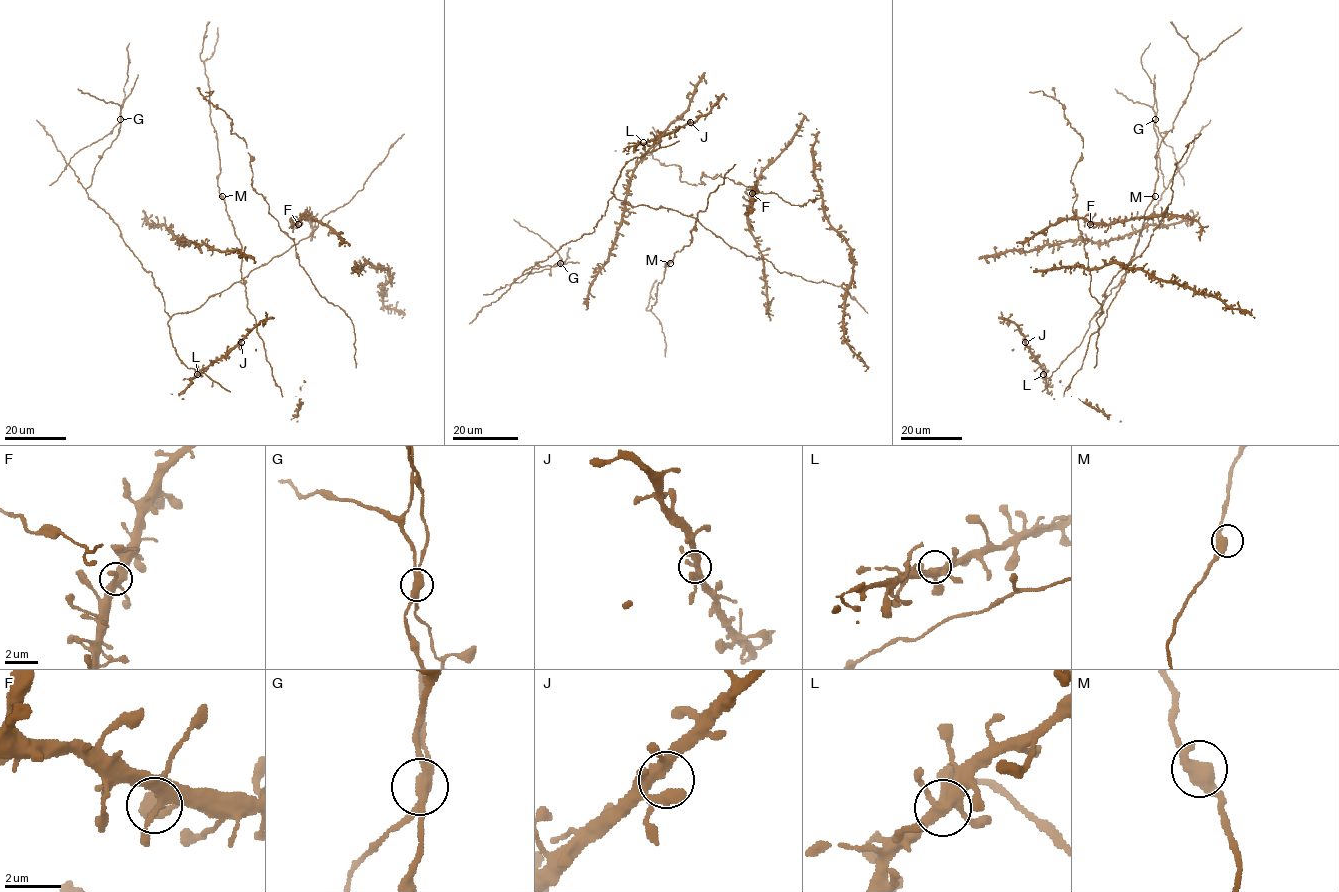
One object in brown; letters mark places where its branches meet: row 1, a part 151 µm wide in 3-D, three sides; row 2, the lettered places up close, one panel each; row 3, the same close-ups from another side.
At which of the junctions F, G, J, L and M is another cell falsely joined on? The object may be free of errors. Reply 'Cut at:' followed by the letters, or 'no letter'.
Cut at: G

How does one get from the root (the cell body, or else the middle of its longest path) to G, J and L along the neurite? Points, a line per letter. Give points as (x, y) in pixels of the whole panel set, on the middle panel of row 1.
G: (739, 250), (694, 217), (664, 207), (631, 207), (613, 196), (593, 232), (564, 244), (523, 274), (560, 264)
J: (739, 250), (694, 217), (664, 207), (631, 207), (611, 192), (623, 167), (646, 152), (644, 144), (690, 122)
L: (739, 250), (694, 217), (664, 207), (631, 207), (616, 198), (611, 192), (620, 170), (646, 152), (643, 142)

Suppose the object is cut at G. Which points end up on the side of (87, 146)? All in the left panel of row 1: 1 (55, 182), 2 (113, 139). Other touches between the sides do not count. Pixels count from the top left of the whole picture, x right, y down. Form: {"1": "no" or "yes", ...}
{"1": "yes", "2": "no"}

